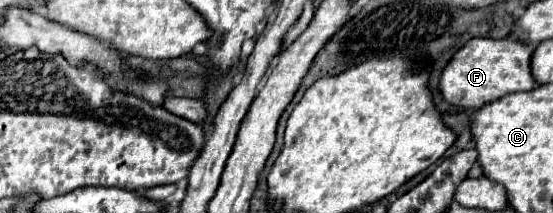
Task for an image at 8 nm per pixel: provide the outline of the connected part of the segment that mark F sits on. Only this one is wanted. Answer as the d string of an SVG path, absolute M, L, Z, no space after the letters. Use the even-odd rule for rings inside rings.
M471 38L461 50L447 62L439 76L439 92L445 102L461 108L477 108L485 102L497 100L505 94L525 92L537 86L531 76L531 54L535 46L519 40L493 40L493 38Z

